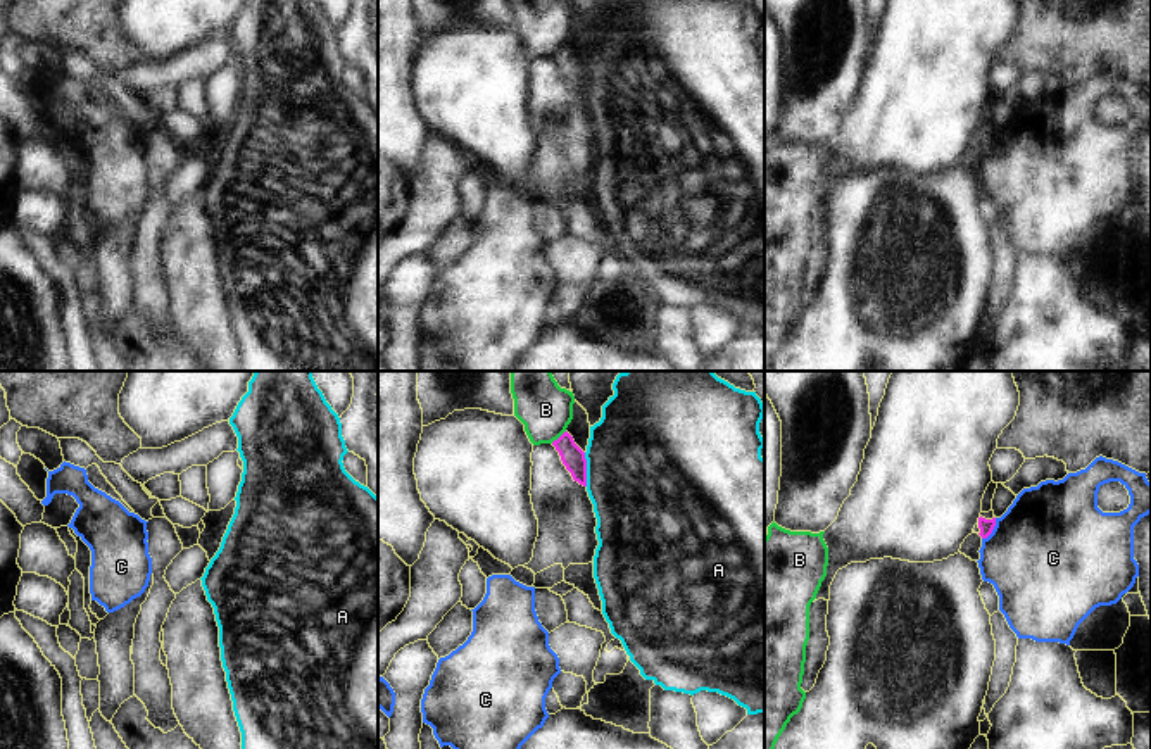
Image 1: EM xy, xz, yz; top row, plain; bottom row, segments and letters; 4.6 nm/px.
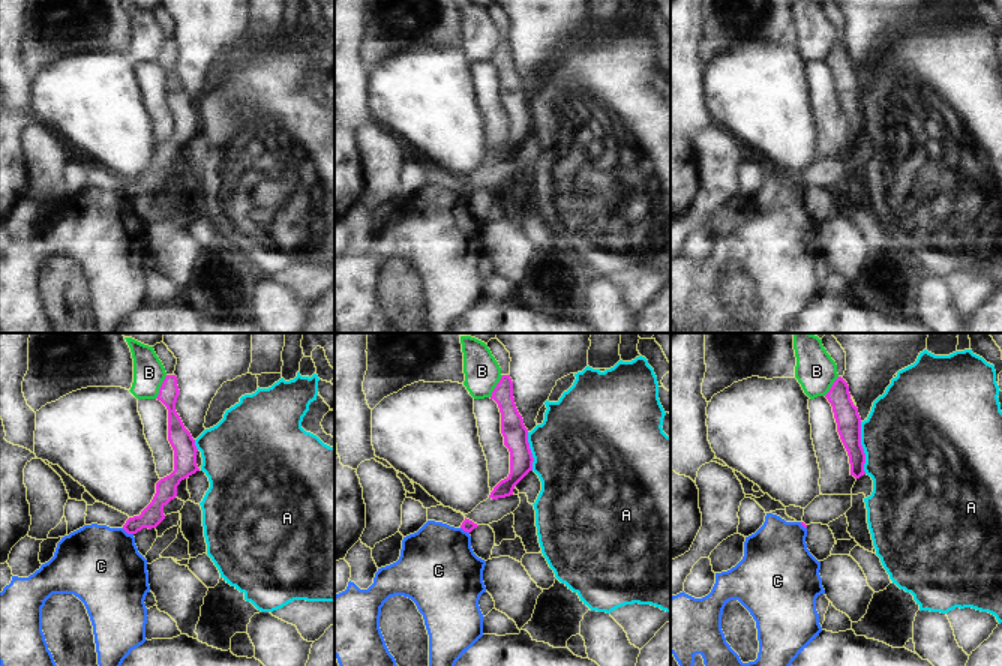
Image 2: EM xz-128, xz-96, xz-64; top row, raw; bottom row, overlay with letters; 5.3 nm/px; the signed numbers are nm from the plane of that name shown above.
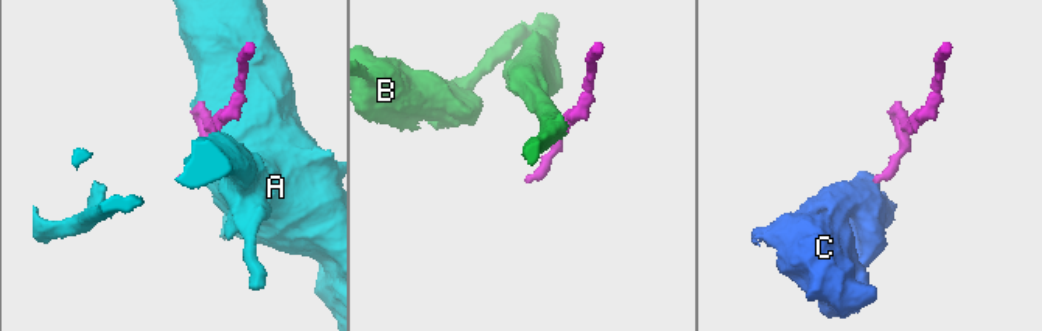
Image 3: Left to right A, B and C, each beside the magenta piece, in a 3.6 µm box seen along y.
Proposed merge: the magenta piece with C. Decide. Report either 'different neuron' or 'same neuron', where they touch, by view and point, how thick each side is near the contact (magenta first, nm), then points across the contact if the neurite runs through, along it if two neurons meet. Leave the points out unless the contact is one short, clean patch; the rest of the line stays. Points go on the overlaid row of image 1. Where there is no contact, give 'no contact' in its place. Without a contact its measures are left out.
different neuron; contact yz (993, 528); calibres 70 and 500 nm; border yz (996, 518), (994, 528), (982, 539)

